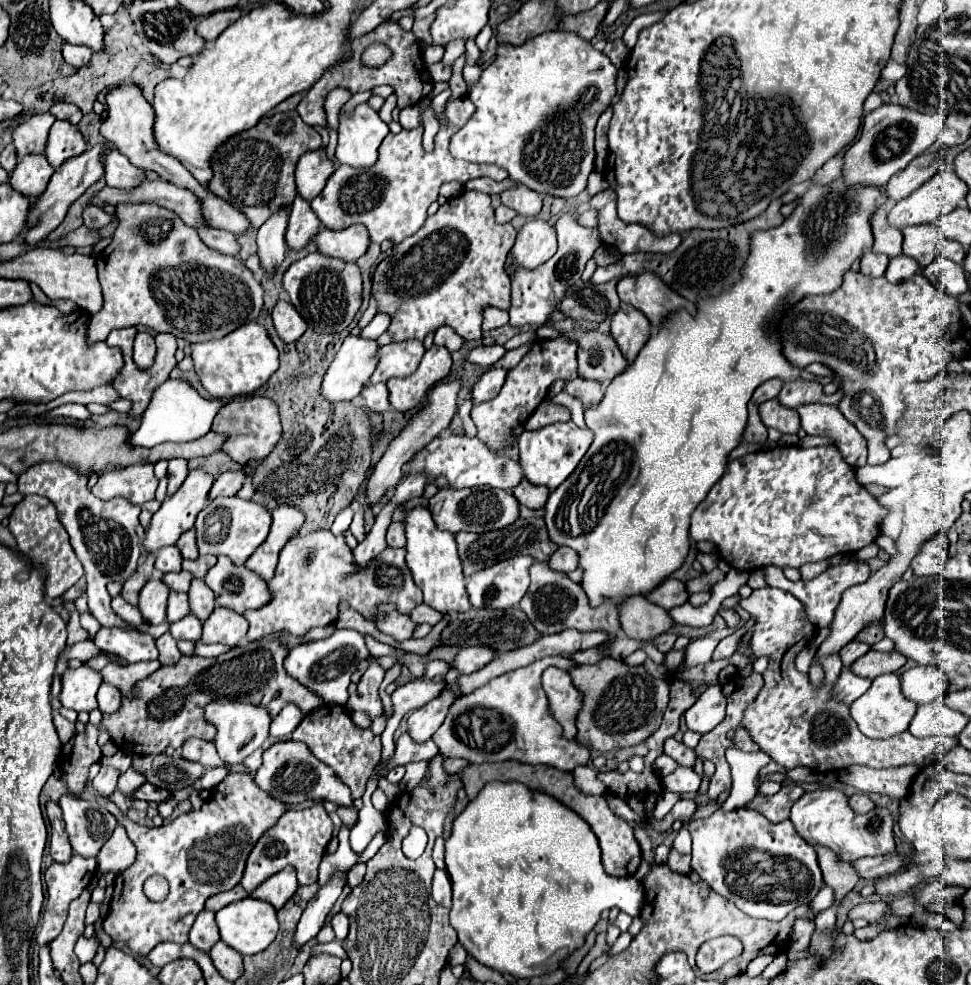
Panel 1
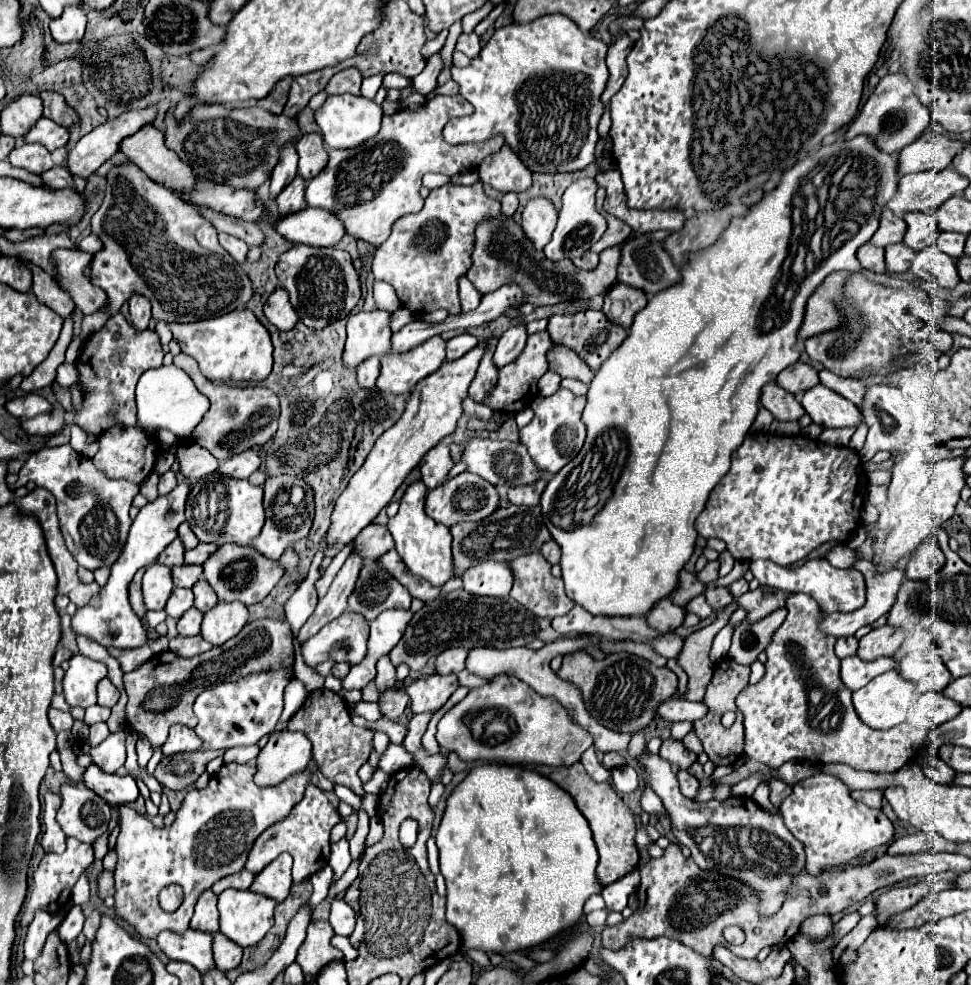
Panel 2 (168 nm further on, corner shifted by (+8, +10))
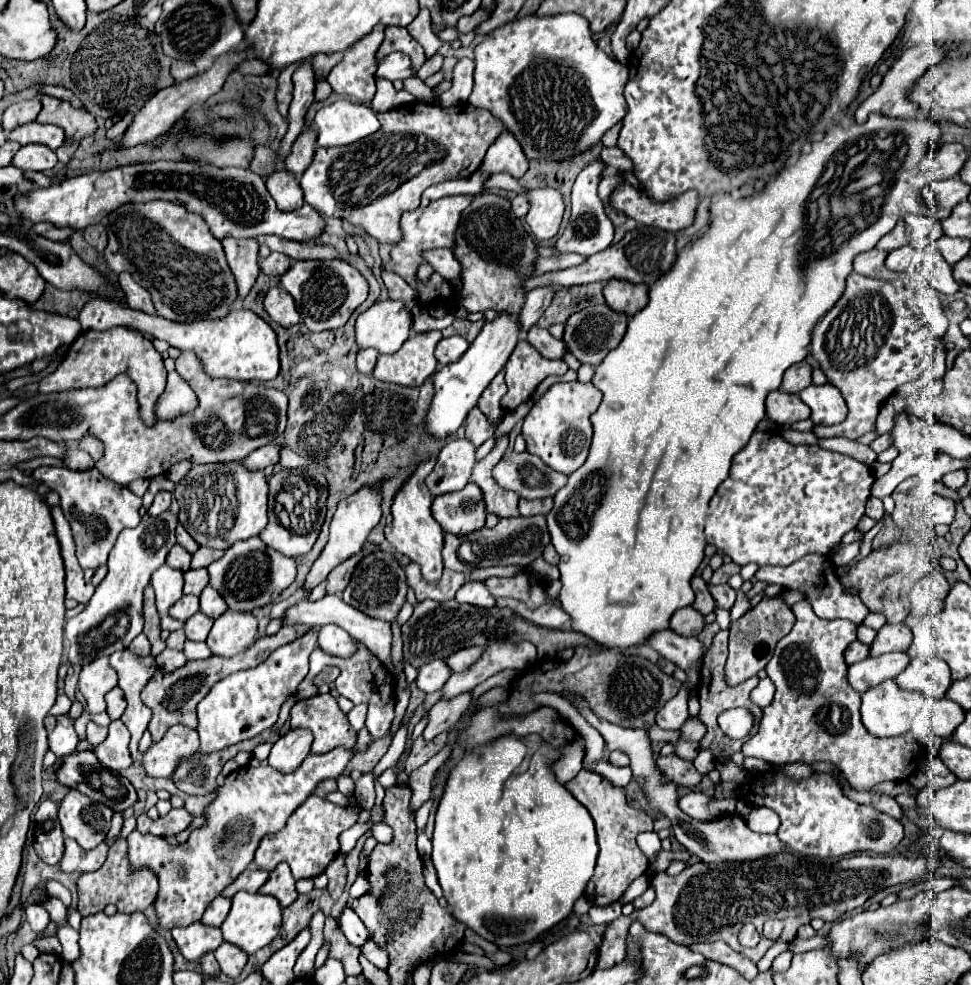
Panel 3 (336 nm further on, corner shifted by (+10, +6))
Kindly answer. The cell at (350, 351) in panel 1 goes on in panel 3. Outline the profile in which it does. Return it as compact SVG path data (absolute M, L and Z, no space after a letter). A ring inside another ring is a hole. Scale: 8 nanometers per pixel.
M382 300L372 304L366 312L362 312L356 320L356 342L360 348L376 348L380 354L392 354L402 348L412 330L412 314L406 310L402 300Z

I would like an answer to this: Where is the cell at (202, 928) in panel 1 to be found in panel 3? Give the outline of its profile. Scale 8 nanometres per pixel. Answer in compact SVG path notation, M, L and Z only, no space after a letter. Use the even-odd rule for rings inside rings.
M216 896L212 900L212 904L208 906L208 910L204 912L202 922L208 924L208 926L220 926L226 920L226 916L228 916L230 906L232 906L232 900L228 900L224 896Z

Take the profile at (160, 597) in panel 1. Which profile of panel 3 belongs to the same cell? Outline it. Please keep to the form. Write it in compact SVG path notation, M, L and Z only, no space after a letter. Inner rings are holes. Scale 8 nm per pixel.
M160 566L152 574L152 586L156 592L156 606L160 614L166 614L168 608L182 598L182 586L184 586L184 572L174 570L170 566Z

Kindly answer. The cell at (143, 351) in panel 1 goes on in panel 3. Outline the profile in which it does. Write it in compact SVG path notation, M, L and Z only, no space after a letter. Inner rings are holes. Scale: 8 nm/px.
M126 272L120 274L118 282L126 292L126 302L128 302L130 308L142 310L146 314L154 314L154 304L152 304L152 298L150 298L148 290L144 290L138 282L134 282L134 278L130 274L126 274Z

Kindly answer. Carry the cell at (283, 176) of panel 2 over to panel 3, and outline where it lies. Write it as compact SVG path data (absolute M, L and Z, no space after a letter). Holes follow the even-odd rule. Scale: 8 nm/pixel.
M304 60L298 70L292 74L292 82L294 82L294 100L290 104L288 110L288 132L282 140L280 146L280 158L284 160L284 156L288 156L288 150L292 148L292 142L298 138L298 134L304 128L304 114L308 110L308 106L314 102L314 88L316 88L316 78L314 78L314 68L308 60Z

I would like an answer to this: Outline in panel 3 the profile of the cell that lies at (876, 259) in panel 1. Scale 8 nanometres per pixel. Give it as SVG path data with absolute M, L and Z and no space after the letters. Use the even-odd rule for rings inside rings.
M872 248L872 250L868 250L868 252L862 252L862 254L858 254L858 258L854 260L854 272L864 274L864 276L868 276L868 278L880 278L880 280L904 278L904 274L900 274L900 272L890 272L890 270L884 266L886 256L888 256L888 252L878 250L878 248Z

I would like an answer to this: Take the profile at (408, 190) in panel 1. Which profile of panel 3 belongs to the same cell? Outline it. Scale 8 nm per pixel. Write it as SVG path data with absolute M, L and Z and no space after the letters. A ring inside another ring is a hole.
M412 102L398 110L380 112L380 130L340 148L318 148L300 186L306 202L322 216L336 216L362 226L380 244L402 240L400 216L420 206L422 192L444 180L470 178L482 164L488 146L504 130L488 110L468 102L442 108Z

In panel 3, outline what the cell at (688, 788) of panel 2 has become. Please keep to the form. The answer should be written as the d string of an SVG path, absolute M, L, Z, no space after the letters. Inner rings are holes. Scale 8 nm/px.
M690 790L688 794L682 796L680 800L680 810L684 810L688 816L700 820L700 822L712 822L716 818L722 818L726 814L732 814L736 808L736 800L734 798L708 798L702 792Z

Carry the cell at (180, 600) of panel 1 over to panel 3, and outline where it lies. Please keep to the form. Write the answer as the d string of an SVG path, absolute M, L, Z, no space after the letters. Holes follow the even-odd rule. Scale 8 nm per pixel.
M182 596L172 608L170 608L170 616L176 620L188 620L192 614L196 614L200 610L200 600L198 596Z

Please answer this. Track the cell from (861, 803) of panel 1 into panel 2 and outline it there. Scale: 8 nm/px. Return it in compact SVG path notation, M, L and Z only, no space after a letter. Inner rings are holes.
M852 790L850 796L856 802L862 802L870 808L880 808L880 800L882 800L882 790Z

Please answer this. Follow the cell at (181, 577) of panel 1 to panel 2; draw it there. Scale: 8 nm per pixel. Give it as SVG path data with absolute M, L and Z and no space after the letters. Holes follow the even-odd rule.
M174 566L172 568L172 580L174 586L182 586L182 588L192 588L194 582L198 582L202 578L202 566Z

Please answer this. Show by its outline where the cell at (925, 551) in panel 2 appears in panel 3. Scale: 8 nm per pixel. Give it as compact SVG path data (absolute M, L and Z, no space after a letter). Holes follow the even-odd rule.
M940 570L928 572L922 580L918 580L910 592L912 616L936 616L944 608L944 598L950 592L950 584L946 582Z

